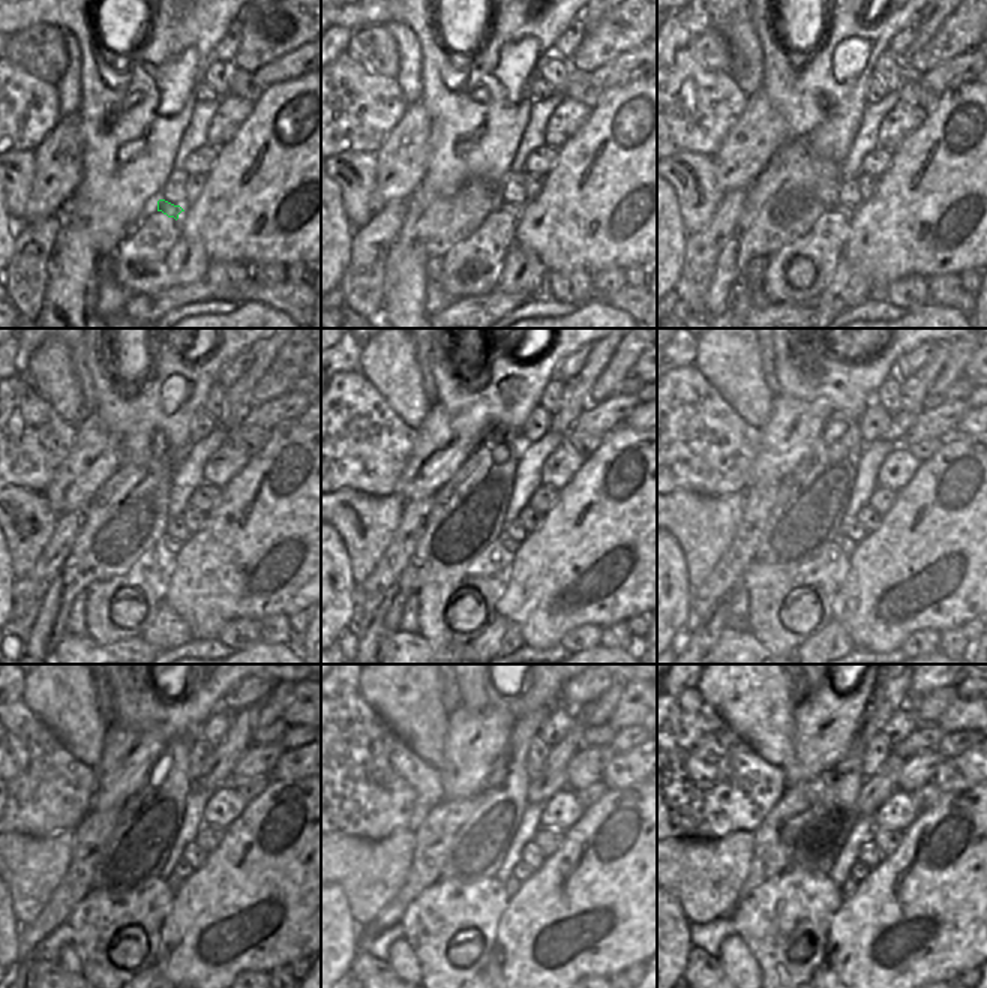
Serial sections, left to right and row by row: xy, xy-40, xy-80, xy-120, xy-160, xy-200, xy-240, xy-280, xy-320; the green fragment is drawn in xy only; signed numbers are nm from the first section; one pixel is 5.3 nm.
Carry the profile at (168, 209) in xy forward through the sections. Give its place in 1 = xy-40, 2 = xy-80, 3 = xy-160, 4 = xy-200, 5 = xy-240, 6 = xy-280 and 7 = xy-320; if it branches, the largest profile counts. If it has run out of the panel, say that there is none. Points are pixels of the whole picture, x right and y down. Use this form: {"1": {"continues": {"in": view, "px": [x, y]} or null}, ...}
{"1": {"continues": {"in": "xy-40", "px": [509, 209]}}, "2": {"continues": {"in": "xy-80", "px": [843, 209]}}, "3": {"continues": {"in": "xy-160", "px": [510, 544]}}, "4": {"continues": {"in": "xy-200", "px": [845, 543]}}, "5": {"continues": {"in": "xy-240", "px": [174, 882]}}, "6": {"continues": {"in": "xy-280", "px": [512, 885]}}, "7": {"continues": {"in": "xy-320", "px": [849, 886]}}}

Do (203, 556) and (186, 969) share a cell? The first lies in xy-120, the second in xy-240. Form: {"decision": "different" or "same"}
{"decision": "same"}

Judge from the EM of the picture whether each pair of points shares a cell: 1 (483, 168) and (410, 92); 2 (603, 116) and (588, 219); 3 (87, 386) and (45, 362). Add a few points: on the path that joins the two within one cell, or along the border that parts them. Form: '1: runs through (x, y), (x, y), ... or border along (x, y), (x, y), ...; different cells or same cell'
1: border along (420, 63), (422, 99); different cells
2: runs through (609, 141), (609, 194); same cell
3: border along (65, 347), (81, 390), (83, 414); different cells

